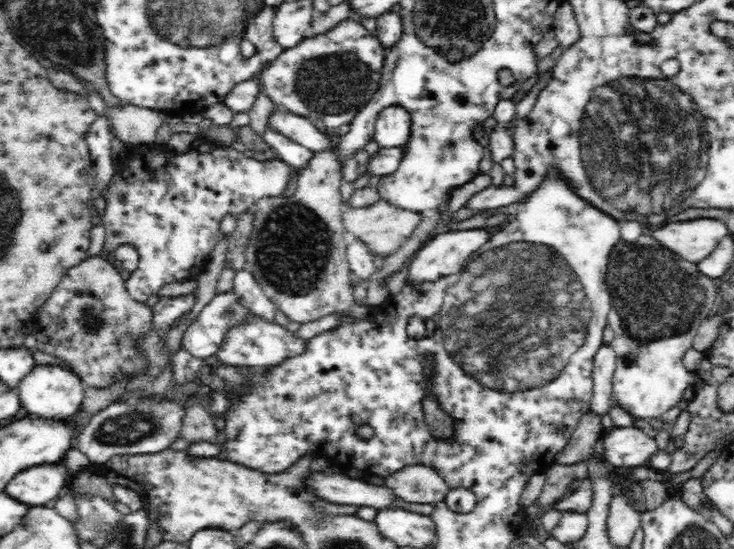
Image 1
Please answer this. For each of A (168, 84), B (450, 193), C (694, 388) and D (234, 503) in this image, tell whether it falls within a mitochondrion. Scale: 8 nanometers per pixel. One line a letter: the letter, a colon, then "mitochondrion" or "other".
A: other
B: other
C: other
D: other

